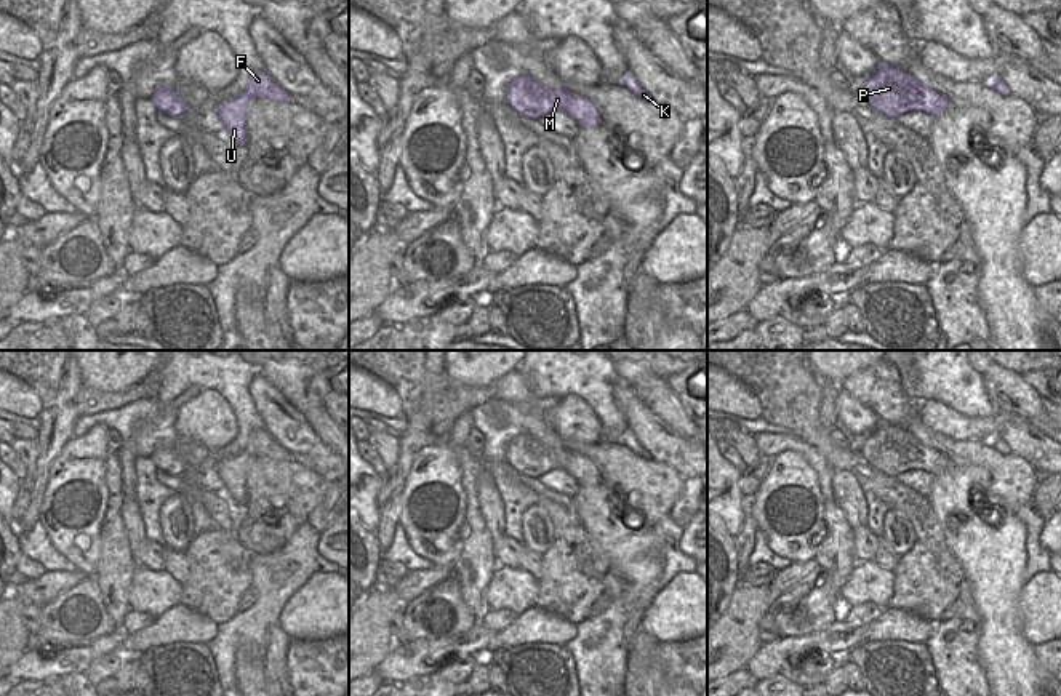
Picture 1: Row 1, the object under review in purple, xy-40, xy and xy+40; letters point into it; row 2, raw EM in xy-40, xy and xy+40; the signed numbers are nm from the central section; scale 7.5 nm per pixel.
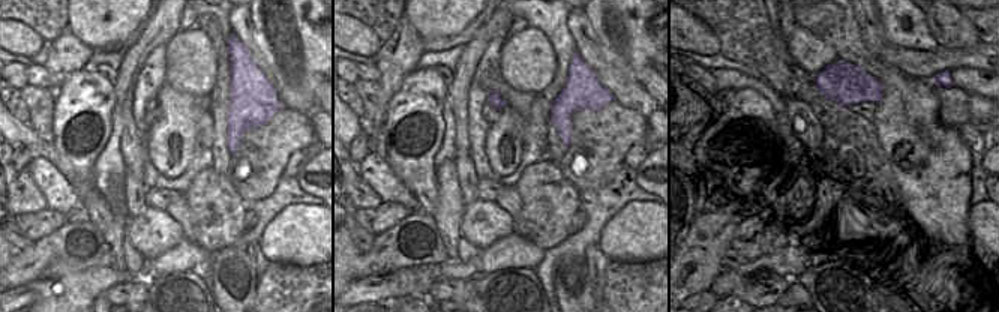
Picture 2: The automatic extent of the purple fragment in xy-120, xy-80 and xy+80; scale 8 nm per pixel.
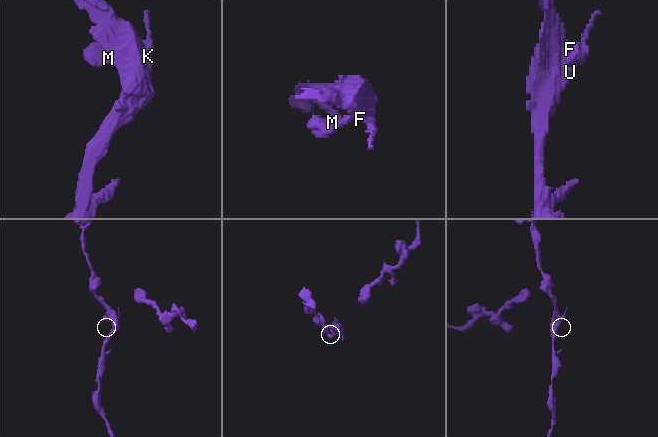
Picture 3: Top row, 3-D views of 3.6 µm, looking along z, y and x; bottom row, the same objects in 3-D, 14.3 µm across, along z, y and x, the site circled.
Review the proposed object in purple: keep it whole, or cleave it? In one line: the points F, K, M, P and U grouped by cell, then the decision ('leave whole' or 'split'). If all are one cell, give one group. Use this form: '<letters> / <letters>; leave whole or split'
F K M P U; leave whole

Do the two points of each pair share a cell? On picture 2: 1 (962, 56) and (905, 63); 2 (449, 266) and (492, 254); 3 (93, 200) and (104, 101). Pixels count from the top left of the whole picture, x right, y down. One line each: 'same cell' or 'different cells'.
1: same cell
2: same cell
3: same cell

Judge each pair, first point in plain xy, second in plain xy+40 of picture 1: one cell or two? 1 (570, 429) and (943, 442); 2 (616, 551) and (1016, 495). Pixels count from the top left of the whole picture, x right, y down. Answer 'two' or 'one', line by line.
1: two
2: two

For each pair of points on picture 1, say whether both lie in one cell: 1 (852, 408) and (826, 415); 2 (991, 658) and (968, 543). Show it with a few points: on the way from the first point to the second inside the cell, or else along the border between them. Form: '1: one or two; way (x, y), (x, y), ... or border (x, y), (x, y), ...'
1: two; border (840, 388), (834, 402), (837, 421)
2: one; way (994, 629), (994, 572)

